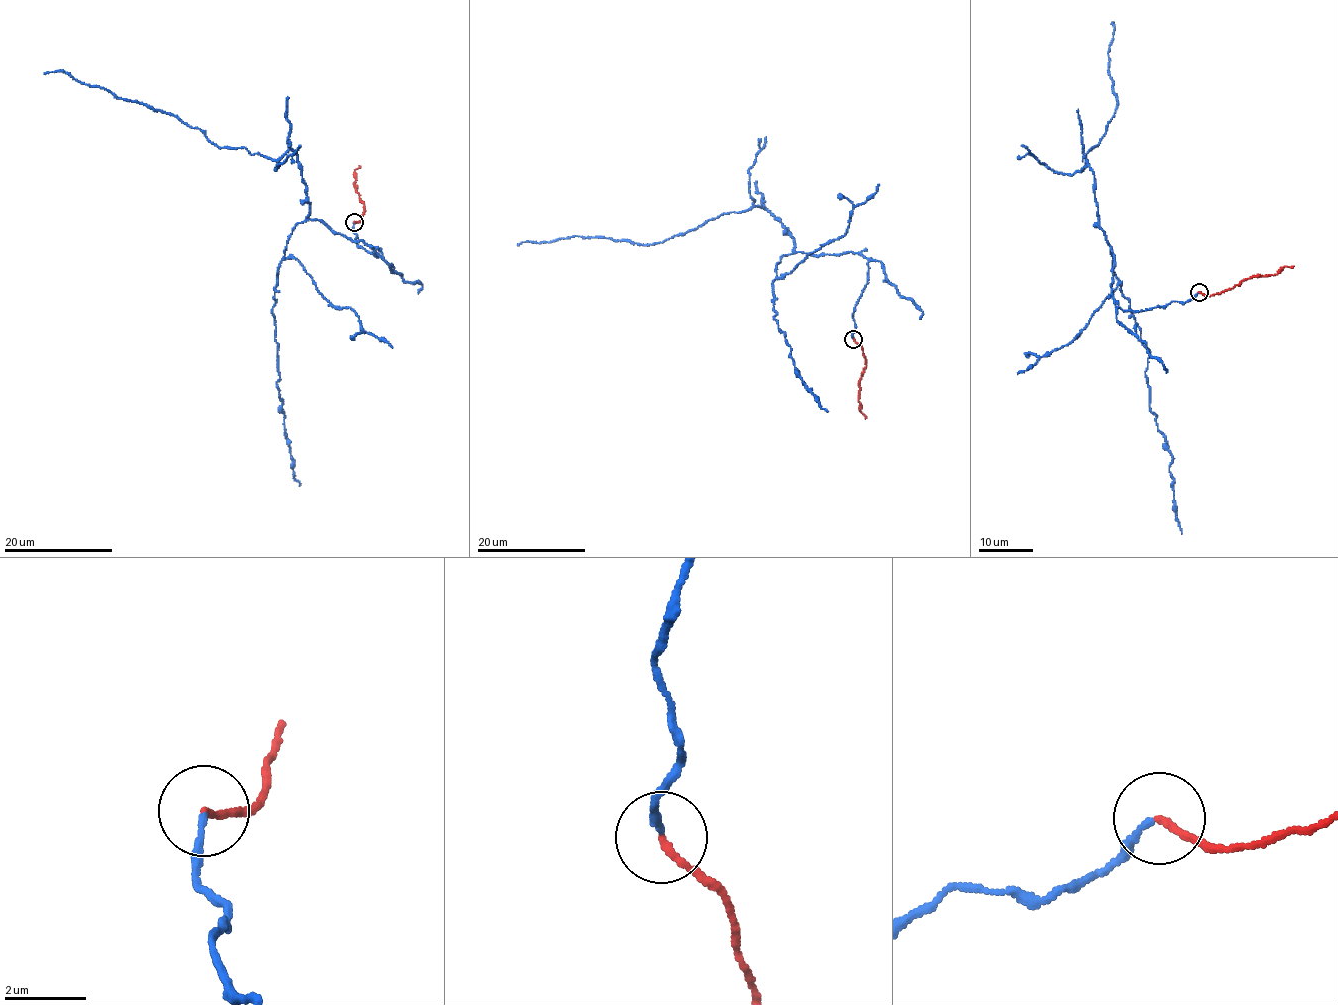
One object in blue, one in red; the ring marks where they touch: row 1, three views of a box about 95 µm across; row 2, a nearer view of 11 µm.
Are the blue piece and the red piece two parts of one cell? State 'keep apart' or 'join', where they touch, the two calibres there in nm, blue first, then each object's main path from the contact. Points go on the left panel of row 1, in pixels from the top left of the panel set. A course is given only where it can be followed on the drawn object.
join; place (354, 222); calibres 150 and 180 nm; course blue (354, 222), (355, 241), (376, 257), (308, 218), (295, 153), (217, 147), (175, 116), (44, 74); course red (354, 221), (361, 220), (365, 207), (353, 183), (359, 165)

